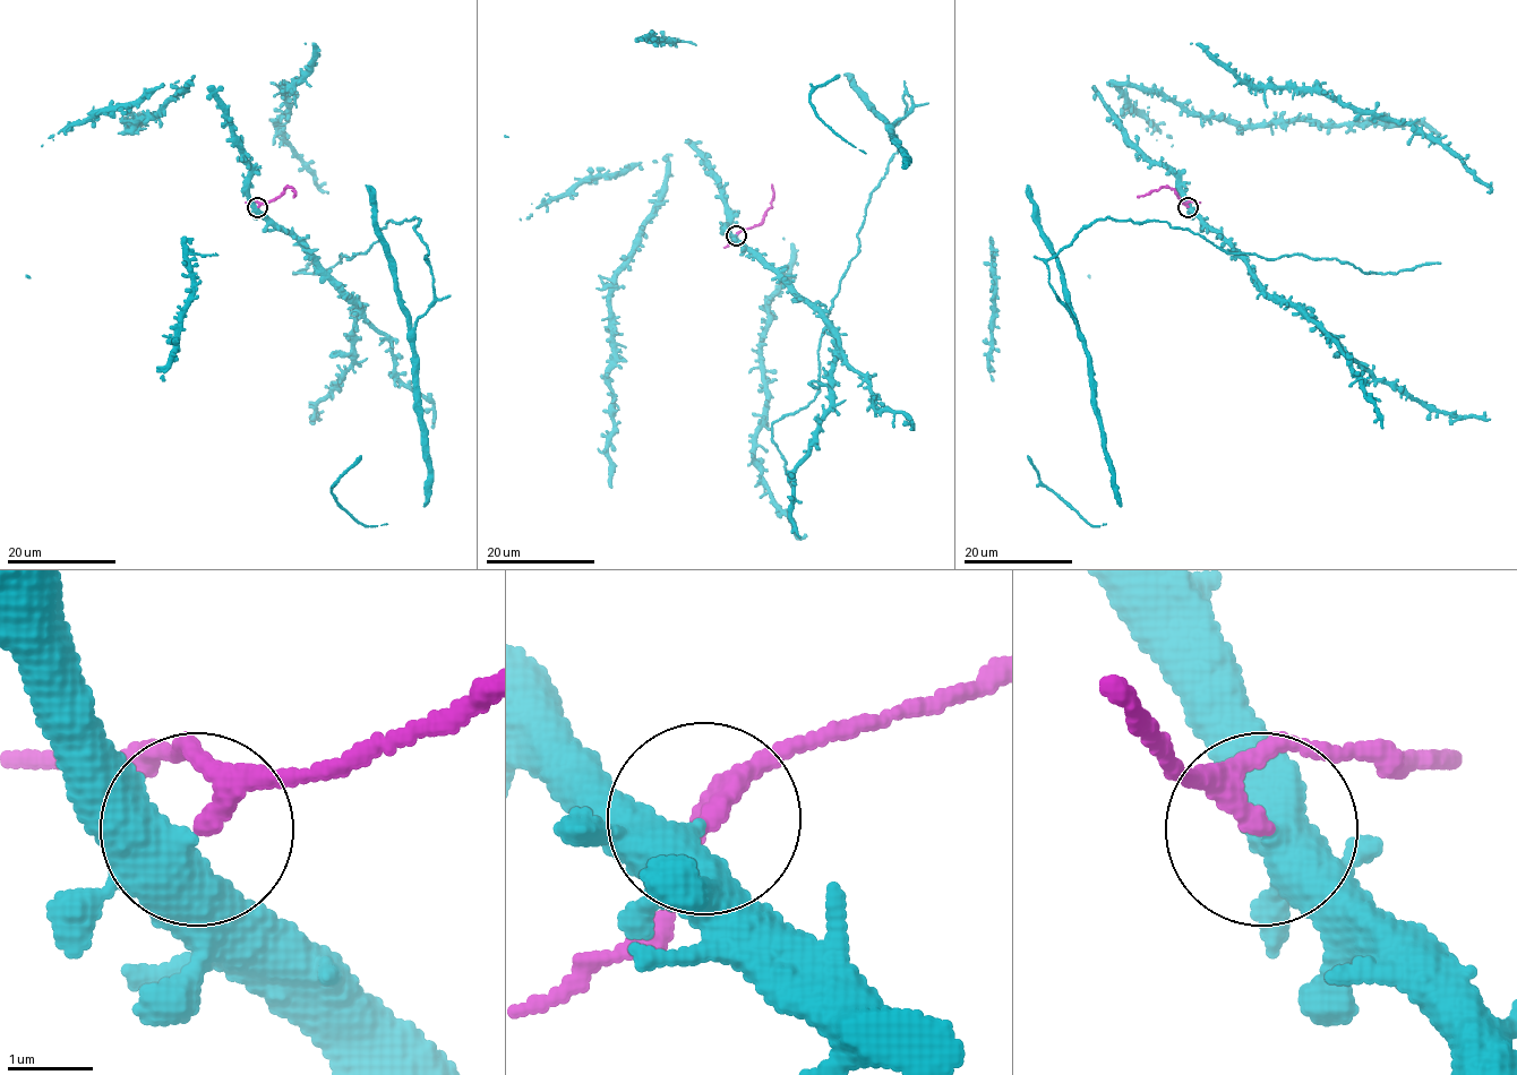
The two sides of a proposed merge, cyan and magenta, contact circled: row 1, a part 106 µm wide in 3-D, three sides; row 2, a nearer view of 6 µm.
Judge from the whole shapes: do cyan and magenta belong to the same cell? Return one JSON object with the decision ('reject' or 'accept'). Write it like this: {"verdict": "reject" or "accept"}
{"verdict": "reject"}

